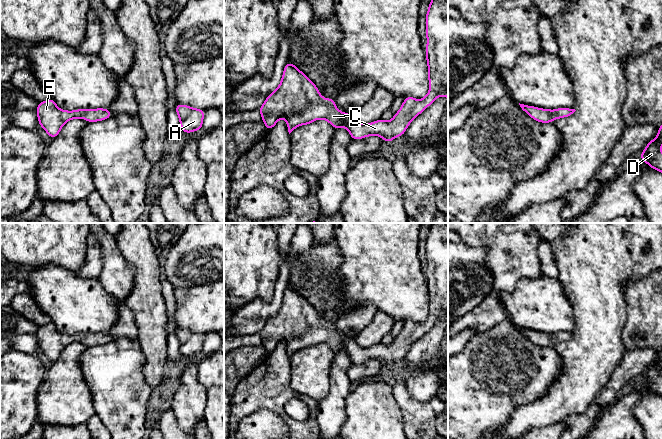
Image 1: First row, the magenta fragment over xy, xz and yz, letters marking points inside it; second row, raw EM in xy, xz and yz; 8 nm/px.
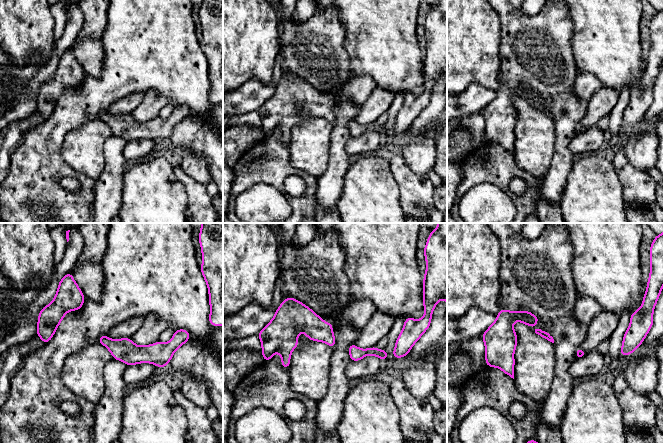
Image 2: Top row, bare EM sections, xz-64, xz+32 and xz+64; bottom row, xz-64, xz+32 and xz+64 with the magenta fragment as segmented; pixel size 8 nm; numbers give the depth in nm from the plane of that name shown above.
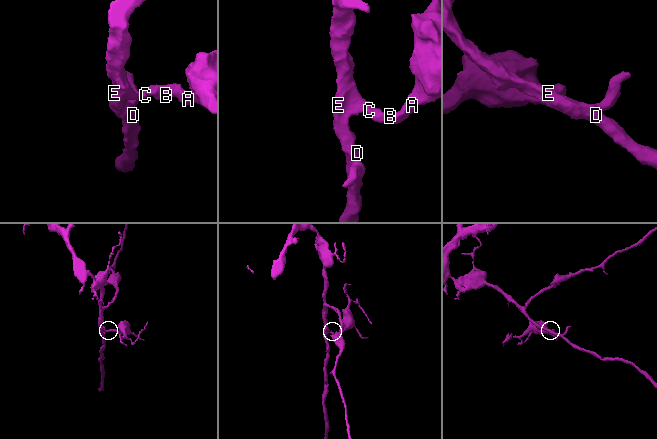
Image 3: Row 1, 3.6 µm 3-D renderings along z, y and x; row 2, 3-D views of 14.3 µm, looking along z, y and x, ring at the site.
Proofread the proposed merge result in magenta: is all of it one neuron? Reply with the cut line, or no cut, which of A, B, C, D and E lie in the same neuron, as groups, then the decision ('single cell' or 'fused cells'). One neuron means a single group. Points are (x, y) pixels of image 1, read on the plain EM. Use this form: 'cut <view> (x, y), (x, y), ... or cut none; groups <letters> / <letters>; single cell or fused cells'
cut none; groups A B C D E; single cell

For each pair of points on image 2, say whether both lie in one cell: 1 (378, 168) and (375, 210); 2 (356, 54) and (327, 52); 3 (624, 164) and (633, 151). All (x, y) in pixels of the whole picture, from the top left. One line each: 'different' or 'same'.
1: same
2: different
3: different

